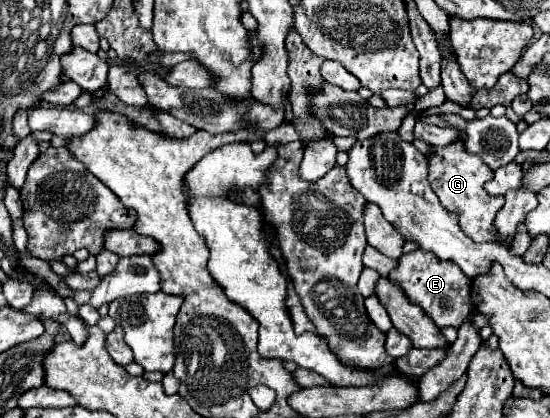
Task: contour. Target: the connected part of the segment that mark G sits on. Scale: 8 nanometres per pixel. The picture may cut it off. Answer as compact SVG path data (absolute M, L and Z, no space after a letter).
M458 139L458 143L450 143L450 147L432 147L432 153L426 155L430 163L428 179L438 195L440 203L458 215L458 225L462 231L474 239L474 241L496 241L496 229L494 229L494 215L504 205L504 197L488 197L484 183L492 179L494 171L478 159L478 155L470 155L464 147L464 143Z

